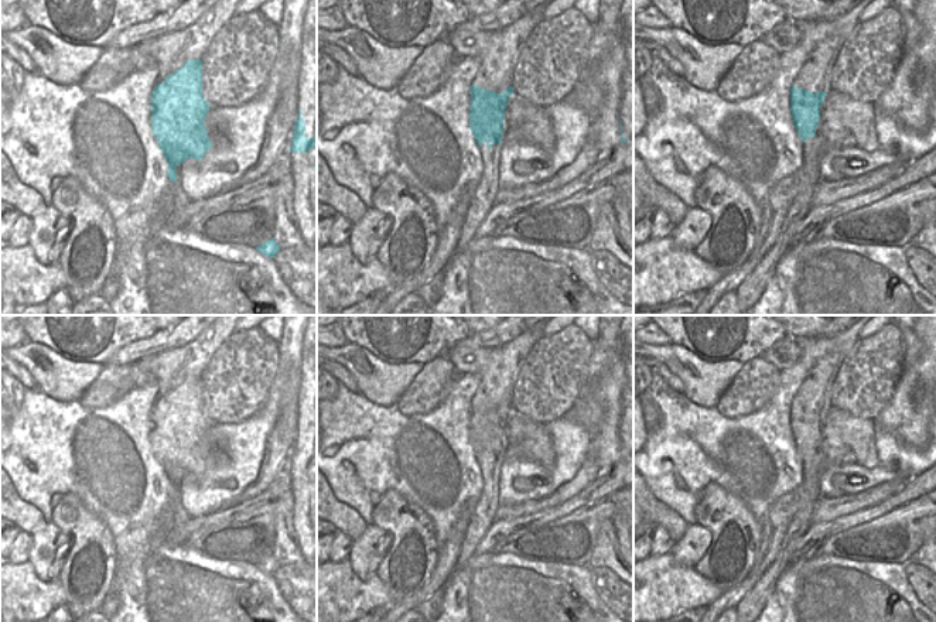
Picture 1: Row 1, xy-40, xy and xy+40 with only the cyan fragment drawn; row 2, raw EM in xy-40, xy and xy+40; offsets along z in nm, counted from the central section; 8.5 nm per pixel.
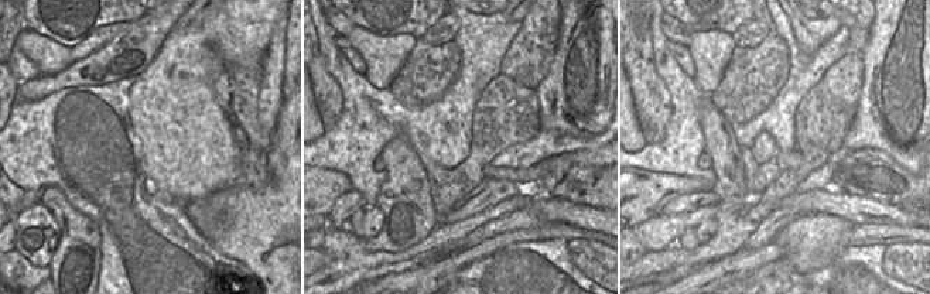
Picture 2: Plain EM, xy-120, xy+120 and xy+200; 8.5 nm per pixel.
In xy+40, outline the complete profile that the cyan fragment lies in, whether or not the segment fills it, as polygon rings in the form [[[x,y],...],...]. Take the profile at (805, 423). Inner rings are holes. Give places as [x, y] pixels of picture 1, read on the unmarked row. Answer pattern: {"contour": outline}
{"contour": [[[792,401],[790,406],[790,428],[793,441],[802,458],[816,452],[819,442],[820,424],[827,410],[823,407],[816,411],[812,407],[805,407]]]}

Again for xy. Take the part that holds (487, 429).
{"contour": [[[471,401],[469,442],[479,464],[484,458],[488,465],[493,459],[502,459],[505,426],[512,410],[512,403],[498,411],[495,407]]]}

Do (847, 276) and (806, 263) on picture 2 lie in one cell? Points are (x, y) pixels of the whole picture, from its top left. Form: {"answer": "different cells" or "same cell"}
{"answer": "different cells"}

